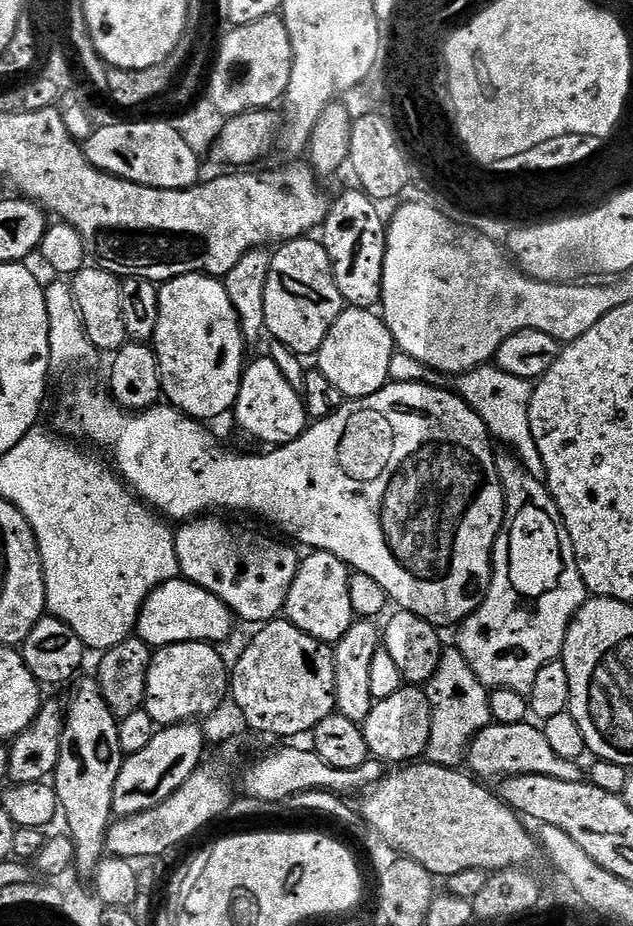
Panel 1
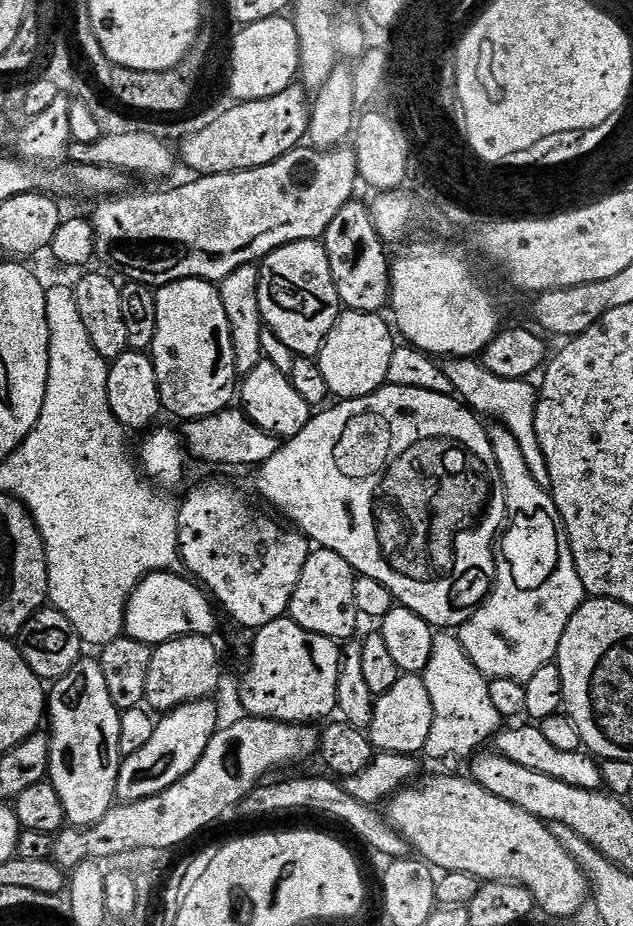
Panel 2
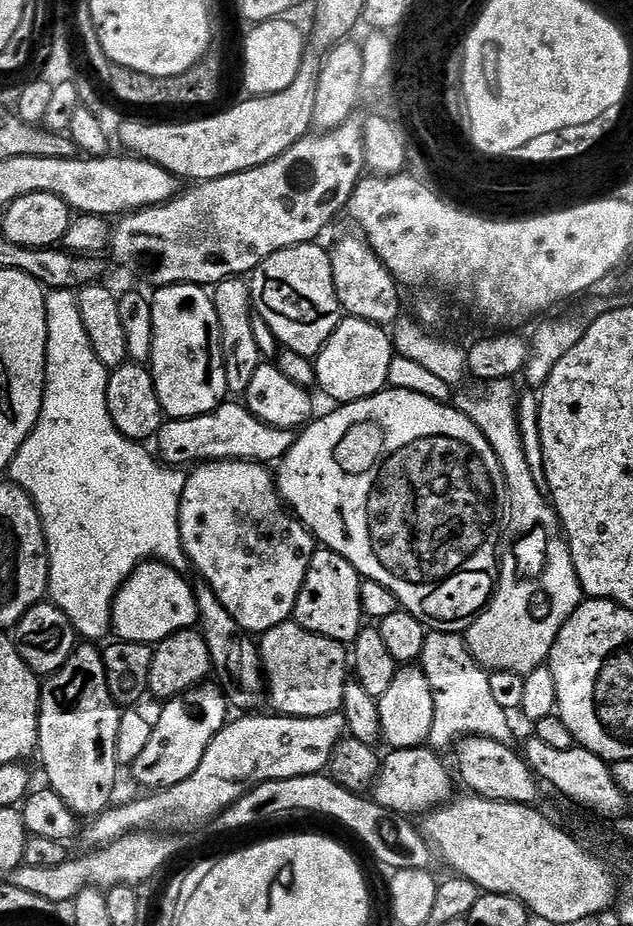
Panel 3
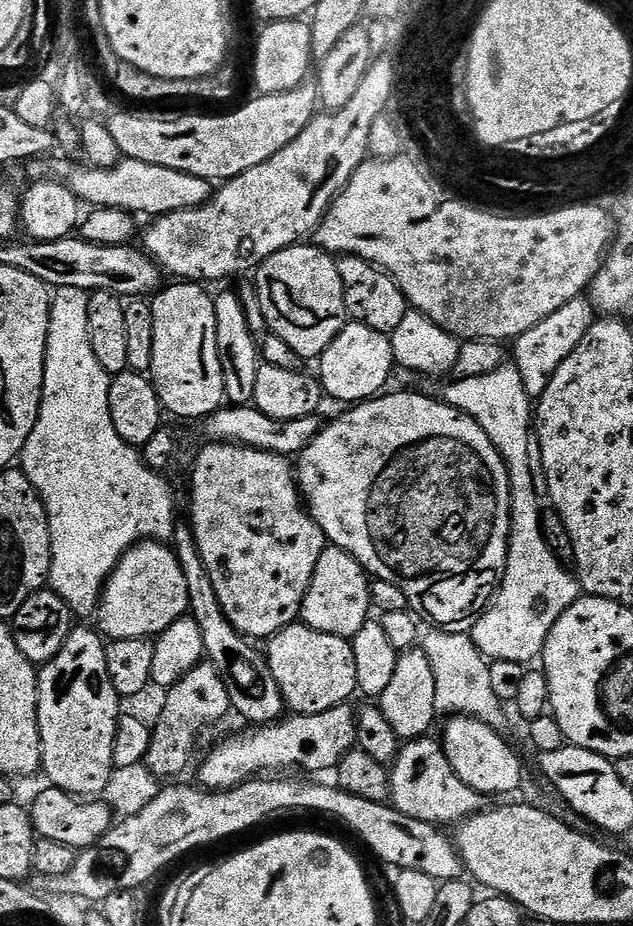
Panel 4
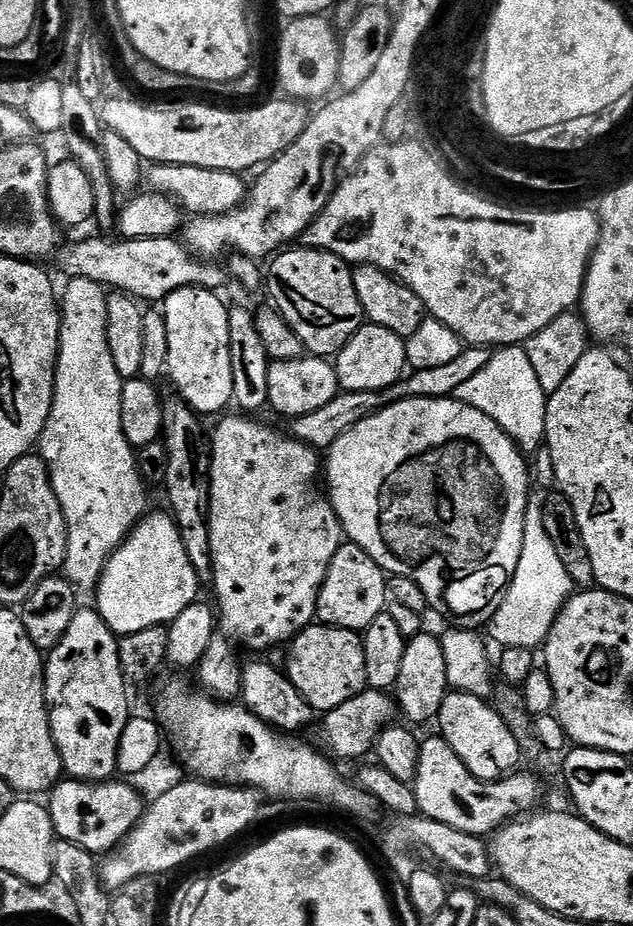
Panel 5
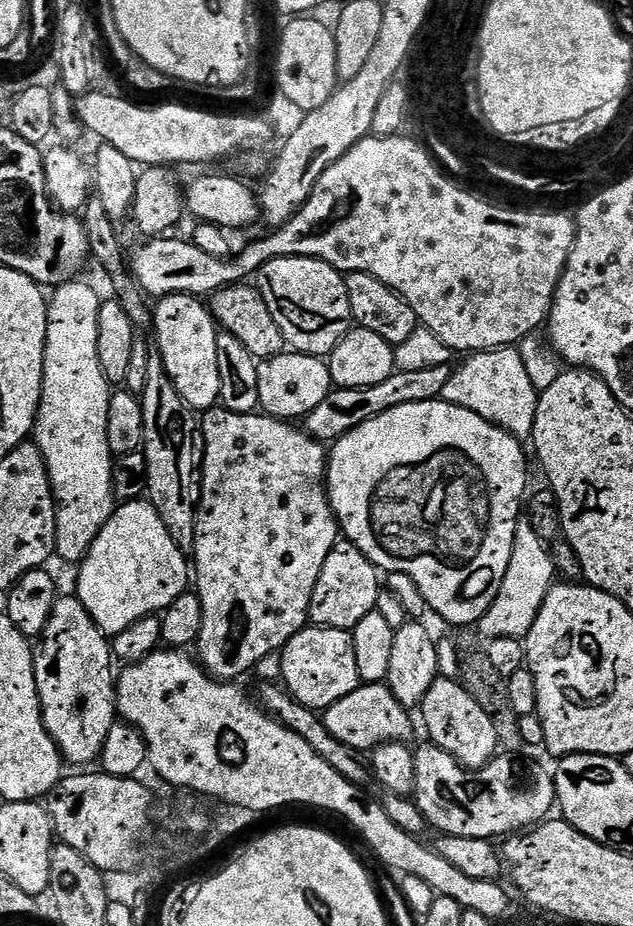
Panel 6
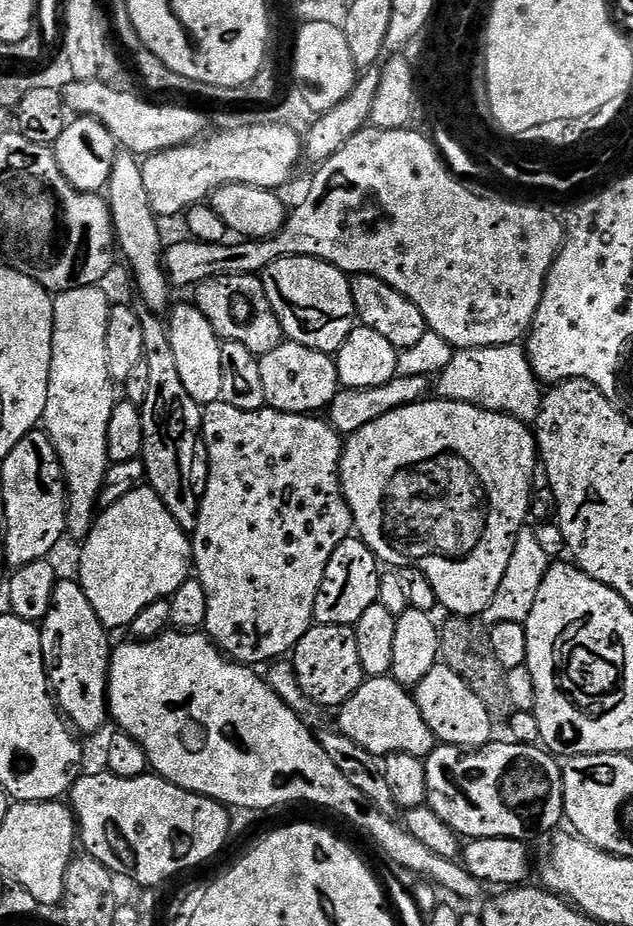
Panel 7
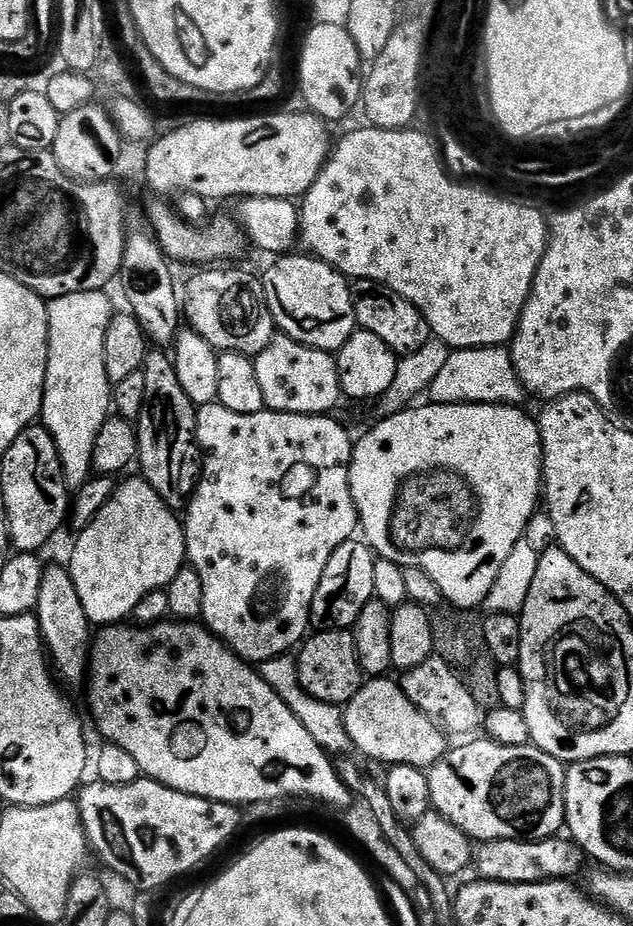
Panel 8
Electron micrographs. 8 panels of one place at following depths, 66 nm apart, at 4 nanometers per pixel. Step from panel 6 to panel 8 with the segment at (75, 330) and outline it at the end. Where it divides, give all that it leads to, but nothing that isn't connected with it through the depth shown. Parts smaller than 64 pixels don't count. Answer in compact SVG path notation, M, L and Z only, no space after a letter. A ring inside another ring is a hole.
M107 291L66 294L57 300L48 300L48 365L44 383L44 407L42 424L54 438L62 462L64 479L73 489L82 487L93 471L94 442L98 442L98 430L107 422L114 408L114 385L106 378L106 330L114 315L112 300Z

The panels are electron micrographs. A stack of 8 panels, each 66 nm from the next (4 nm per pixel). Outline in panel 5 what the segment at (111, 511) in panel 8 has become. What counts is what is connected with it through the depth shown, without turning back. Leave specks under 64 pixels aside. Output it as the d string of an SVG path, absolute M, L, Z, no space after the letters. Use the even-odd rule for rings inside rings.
M154 512L137 522L124 543L113 552L104 567L104 573L100 576L99 584L94 589L94 607L106 622L108 629L116 633L117 637L171 624L174 618L178 618L178 614L182 614L182 610L186 610L186 606L197 603L199 596L196 595L202 588L202 581L196 576L194 566L186 554L186 546L182 546L180 541L180 529L177 528L175 520L171 515L164 513L163 516L160 512Z

